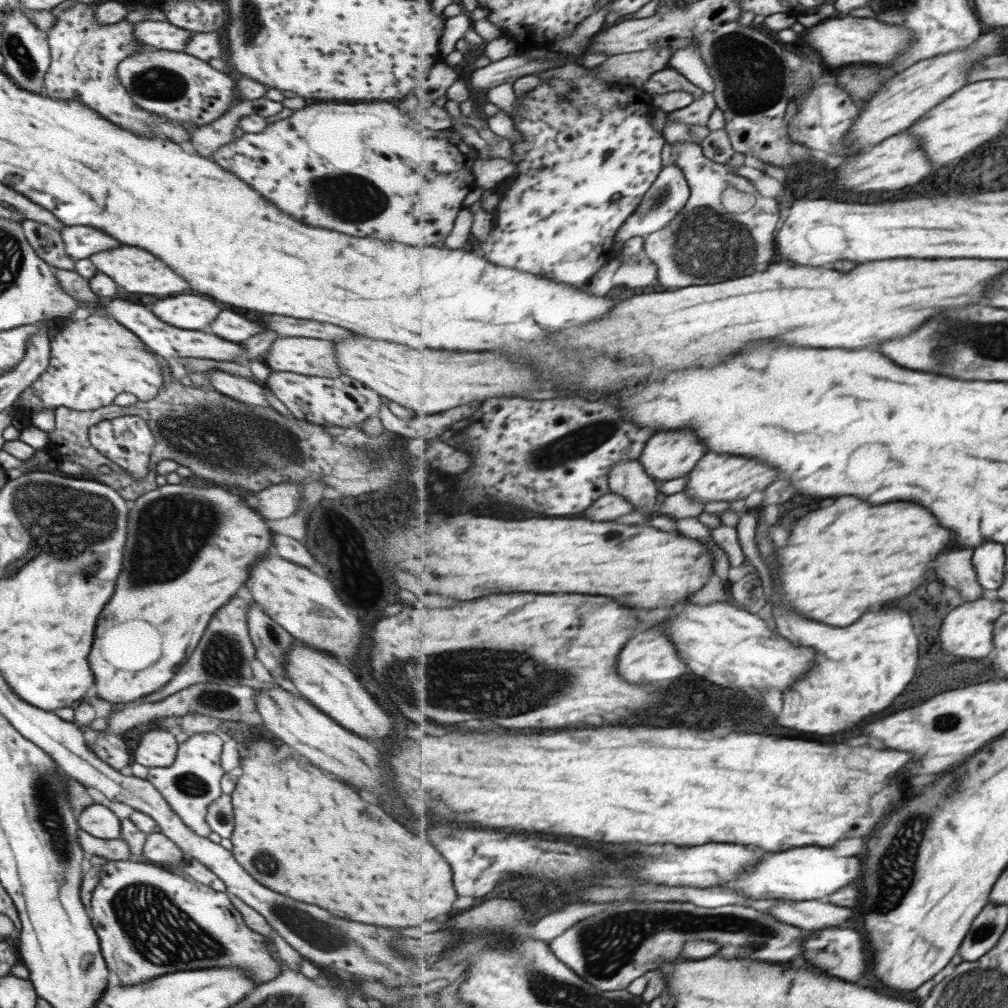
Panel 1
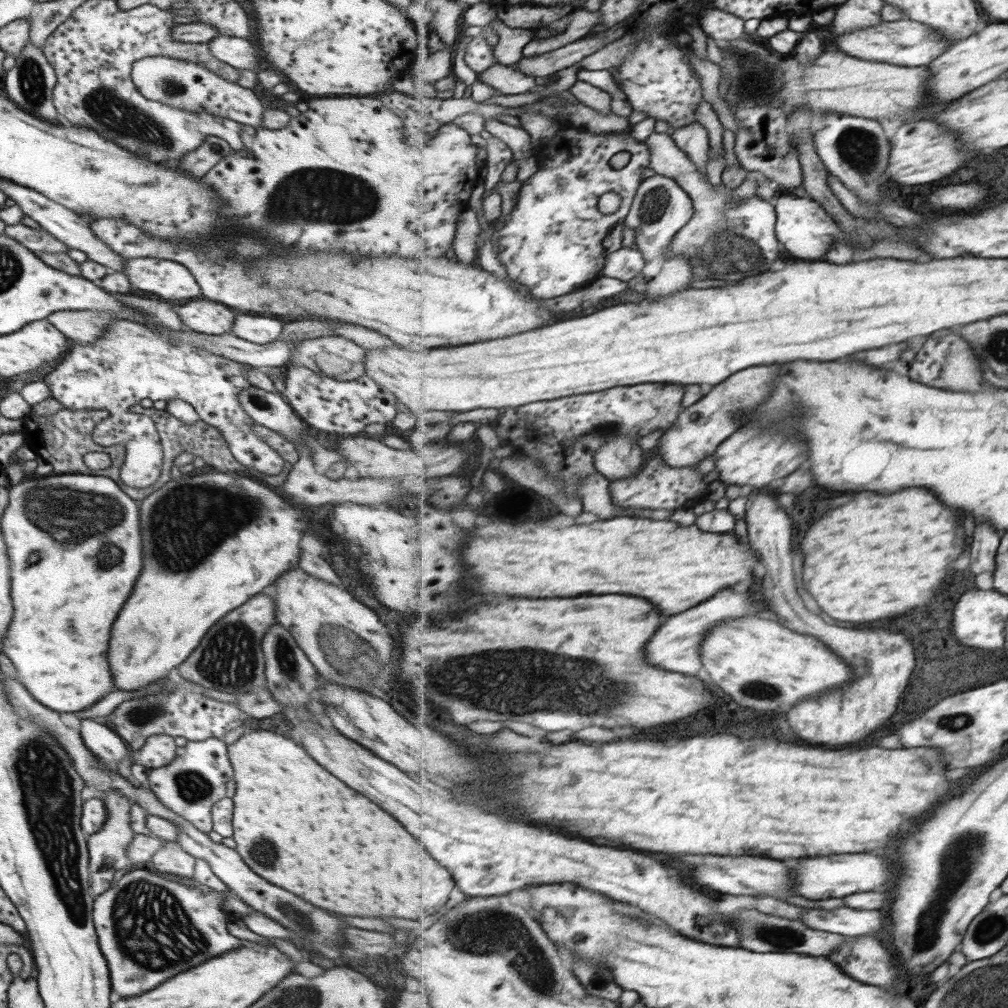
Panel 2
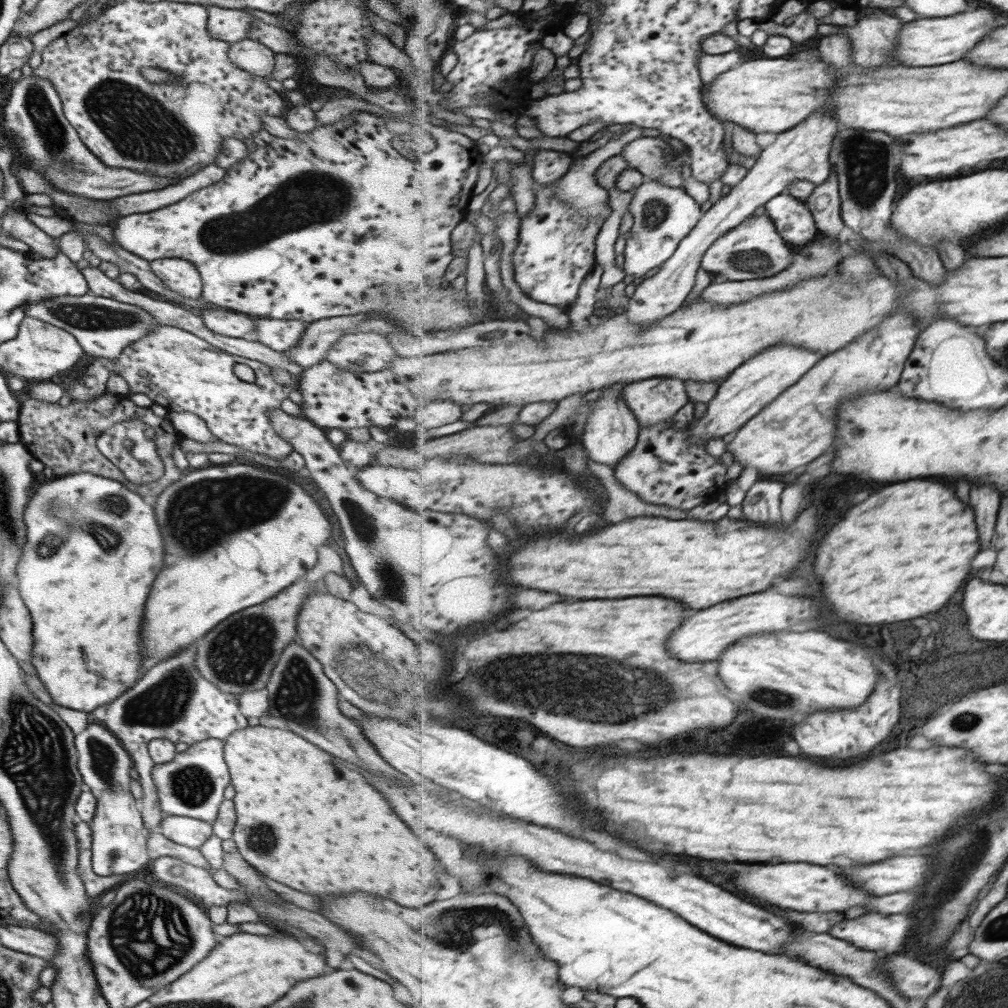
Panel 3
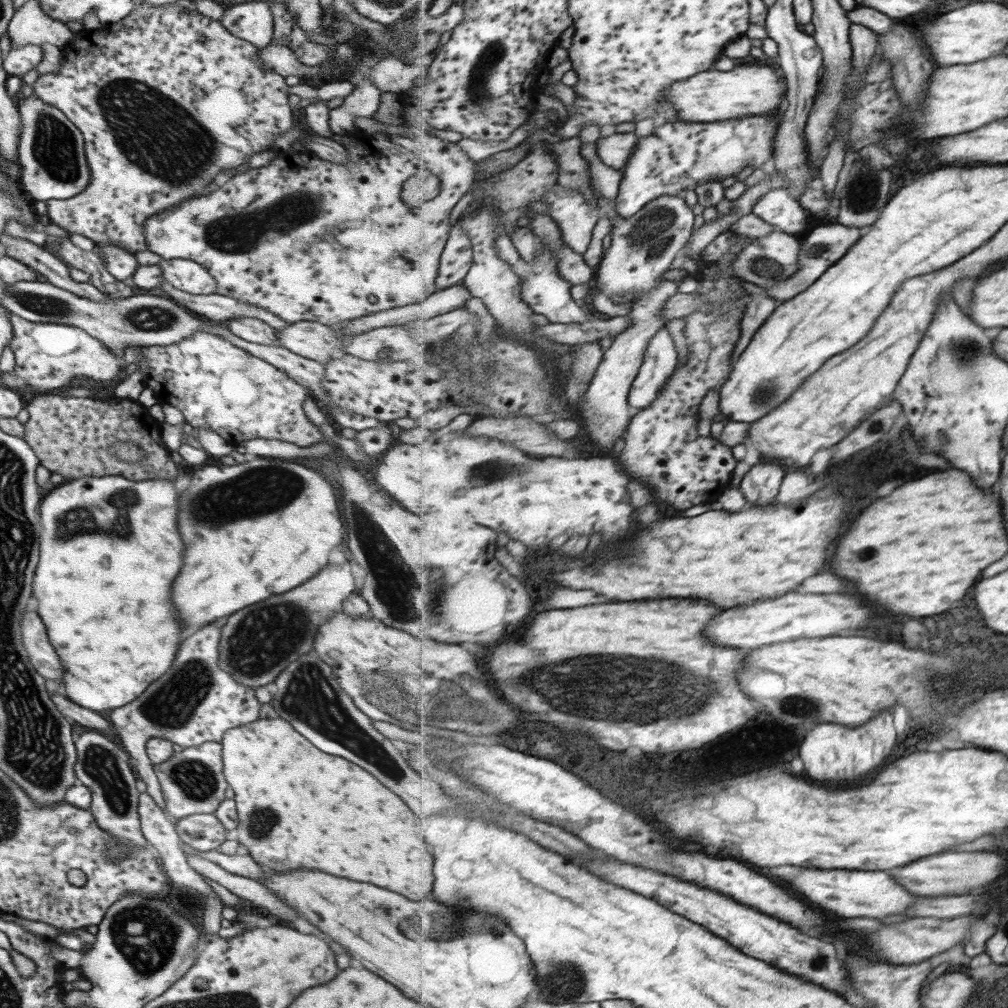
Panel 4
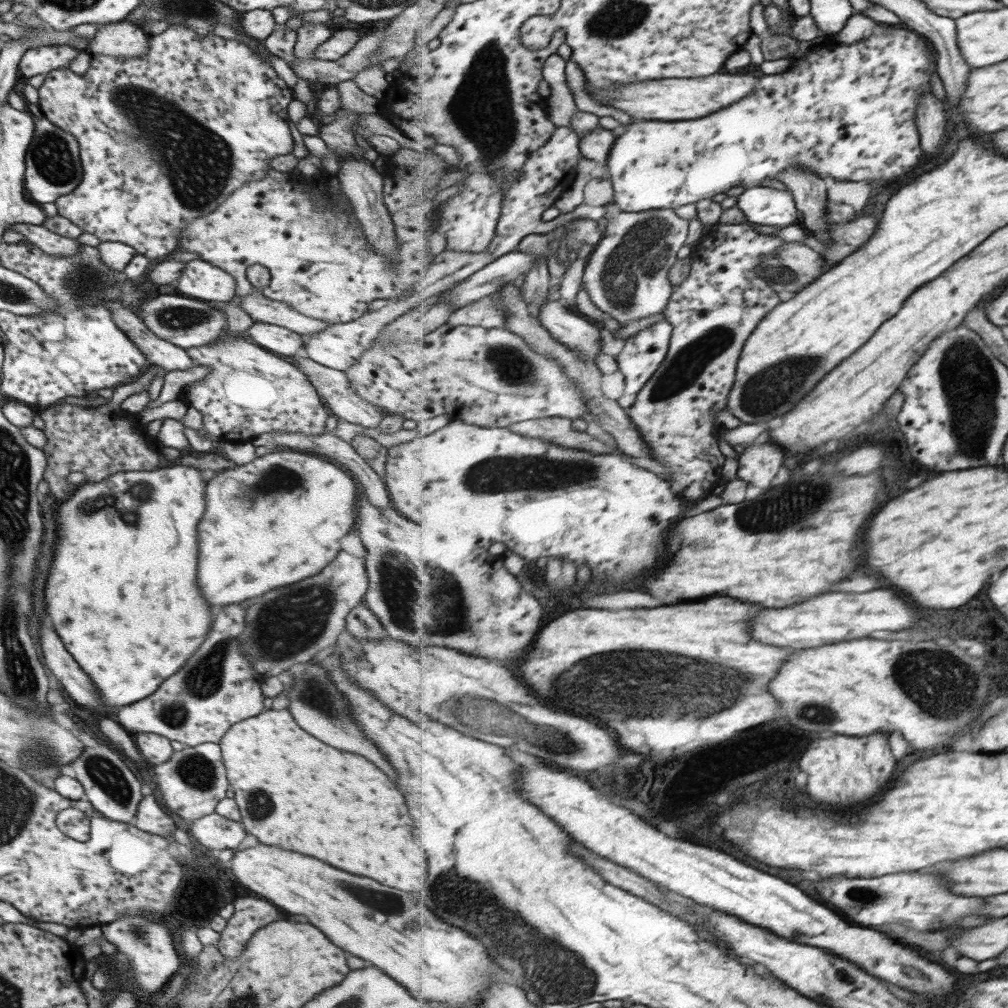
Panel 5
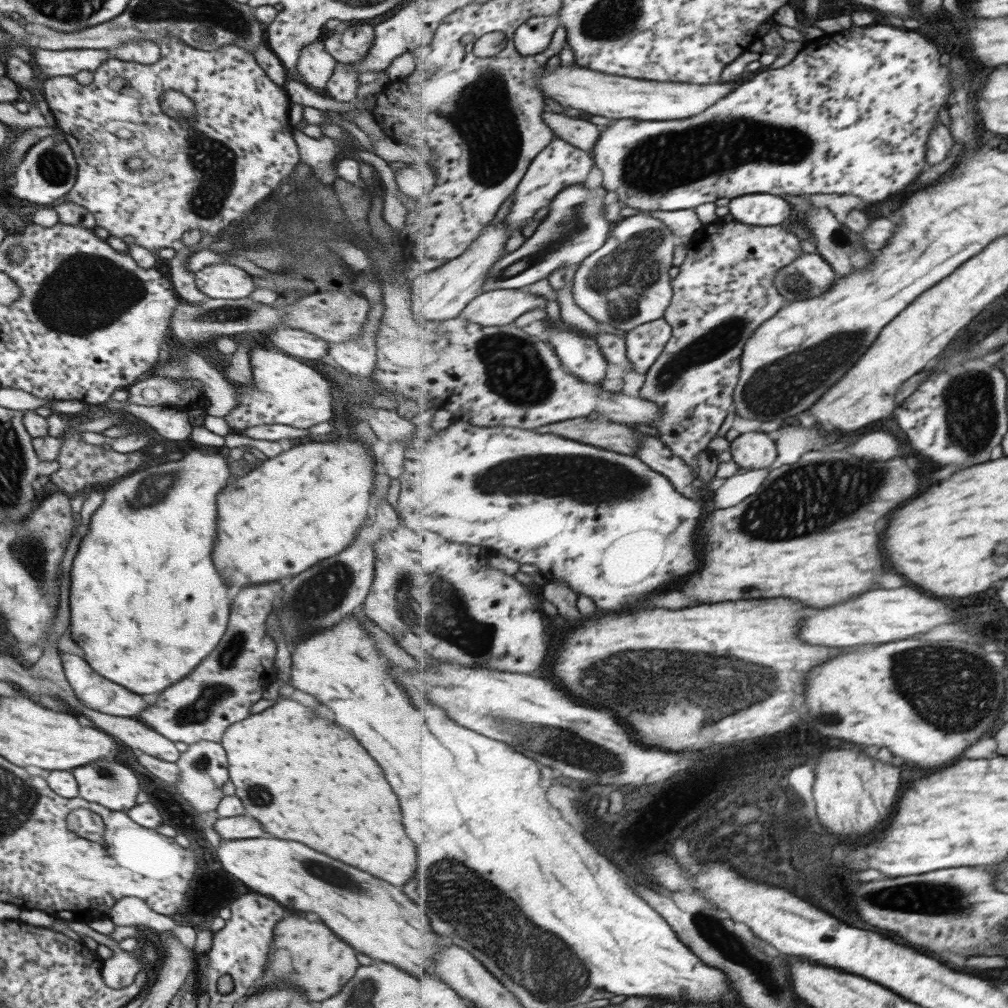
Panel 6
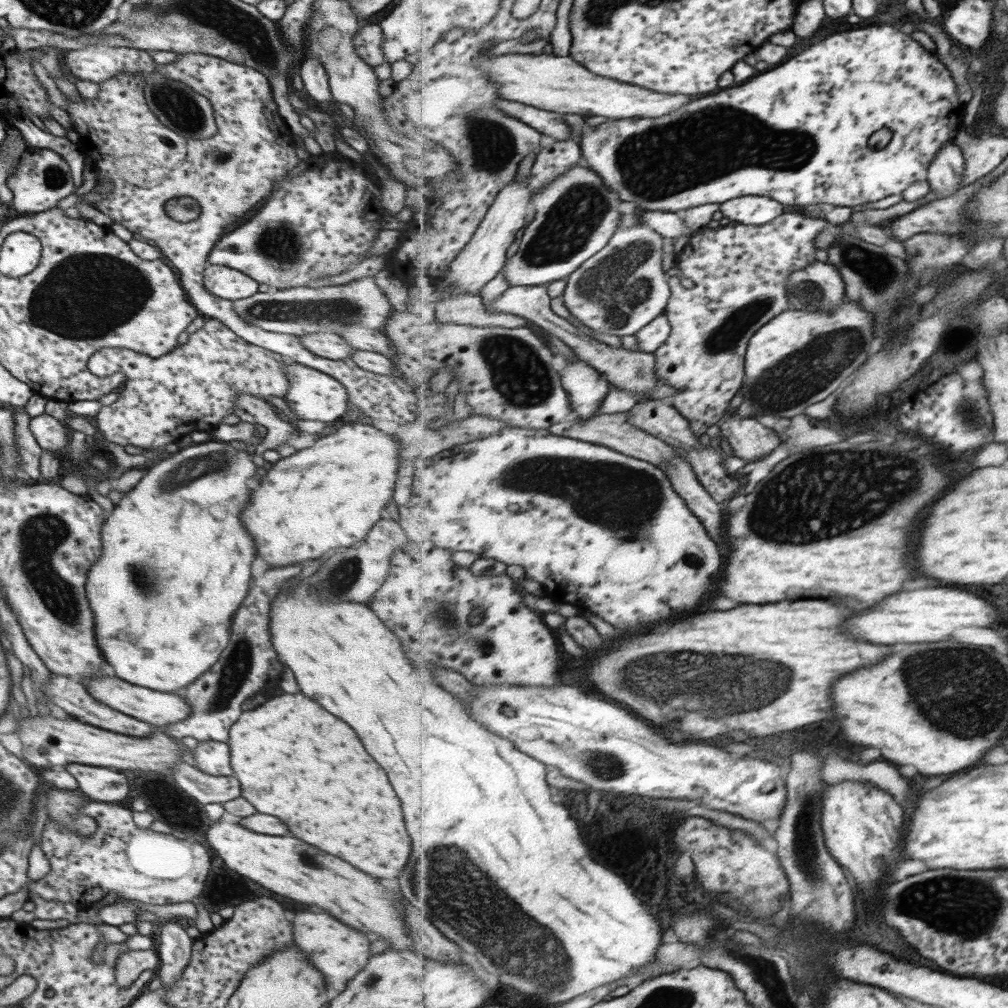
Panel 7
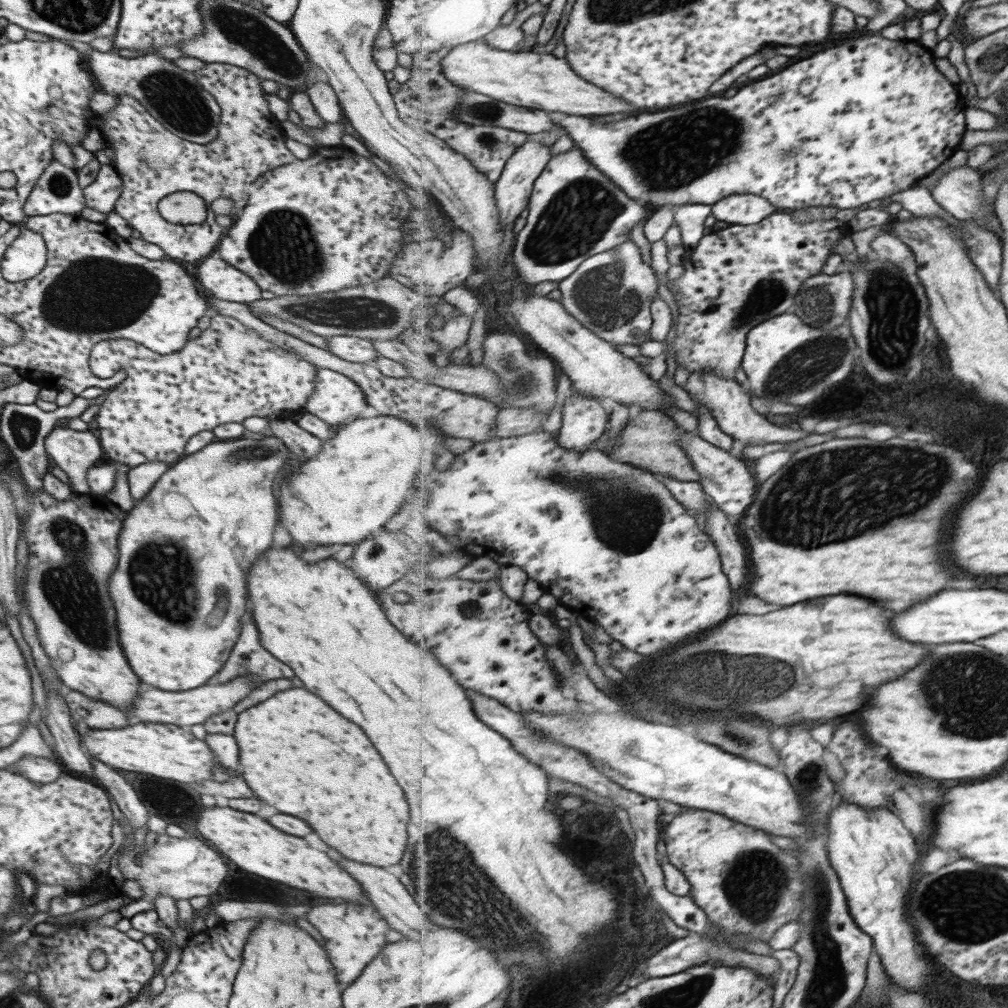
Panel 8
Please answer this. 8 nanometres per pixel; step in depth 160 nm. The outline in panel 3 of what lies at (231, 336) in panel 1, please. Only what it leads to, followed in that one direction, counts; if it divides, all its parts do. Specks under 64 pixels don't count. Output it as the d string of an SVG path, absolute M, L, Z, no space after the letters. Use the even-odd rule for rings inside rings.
M253 318L256 340L271 350L284 352L293 348L304 333L306 324L297 320Z

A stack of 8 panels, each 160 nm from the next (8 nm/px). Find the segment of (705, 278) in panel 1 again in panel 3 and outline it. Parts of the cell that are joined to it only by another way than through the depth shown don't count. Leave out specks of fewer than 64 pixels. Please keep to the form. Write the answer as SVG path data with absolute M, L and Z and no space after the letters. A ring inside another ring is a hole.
M639 137L626 144L621 151L633 168L637 166L645 179L653 179L669 186L684 187L681 166L674 166L675 148L658 137ZM766 212L759 217L749 217L739 227L716 240L706 252L702 268L708 272L720 273L729 281L763 279L777 276L787 270L787 267L793 264L796 254L797 247L781 236L776 224L772 222L772 217Z

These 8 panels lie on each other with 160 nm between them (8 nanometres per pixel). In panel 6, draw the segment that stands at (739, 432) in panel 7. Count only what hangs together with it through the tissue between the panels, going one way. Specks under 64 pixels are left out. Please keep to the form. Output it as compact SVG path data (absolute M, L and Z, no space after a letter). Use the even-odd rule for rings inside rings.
M757 430L739 434L730 443L729 451L739 467L755 470L772 465L778 455L778 446L767 433Z

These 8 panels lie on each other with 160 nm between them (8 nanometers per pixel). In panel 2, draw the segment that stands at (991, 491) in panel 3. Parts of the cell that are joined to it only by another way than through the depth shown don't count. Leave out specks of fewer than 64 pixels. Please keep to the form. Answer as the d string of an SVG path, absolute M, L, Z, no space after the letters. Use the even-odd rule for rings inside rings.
M977 524L975 528L975 542L971 552L971 572L983 574L983 572L995 572L995 556L997 548L1001 544L1001 536L997 530L993 530L993 524Z

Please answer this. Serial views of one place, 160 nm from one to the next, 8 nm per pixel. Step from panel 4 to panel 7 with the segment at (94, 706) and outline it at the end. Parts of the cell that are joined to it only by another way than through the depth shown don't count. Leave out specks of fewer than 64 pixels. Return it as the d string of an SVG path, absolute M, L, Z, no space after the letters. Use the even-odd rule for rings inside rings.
M207 440L204 443L197 443L191 445L189 447L179 448L176 453L173 453L169 458L161 459L157 463L151 466L146 466L146 473L143 475L143 478L135 484L135 486L131 487L129 492L123 492L121 495L121 500L114 505L113 511L105 521L103 521L103 525L101 525L101 535L99 535L101 539L101 558L91 566L91 570L89 570L89 574L87 574L87 582L85 582L85 594L87 594L87 600L89 600L89 606L91 606L91 610L93 610L93 616L95 616L95 640L97 640L97 646L101 648L101 652L103 652L103 658L107 660L107 664L113 668L113 672L115 672L115 676L119 678L119 680L125 680L125 682L129 682L129 684L135 684L135 686L145 686L145 688L149 688L149 690L154 690L157 692L178 692L182 690L187 684L191 684L193 680L199 678L211 664L215 664L217 662L217 656L221 654L221 648L225 648L228 643L230 637L230 624L232 621L232 616L235 614L235 611L241 606L241 602L245 598L245 594L247 594L247 590L249 589L249 565L255 556L255 546L253 546L253 539L247 532L245 532L245 528L243 528L243 524L241 524L241 520L239 520L239 512L245 508L247 502L249 502L249 496L251 494L251 486L247 486L247 484L251 484L251 482L247 482L247 480L251 480L253 476L255 476L255 464L253 464L253 460L259 460L259 458L253 458L253 450L235 450L233 446L229 446L229 443L224 443L219 440Z

